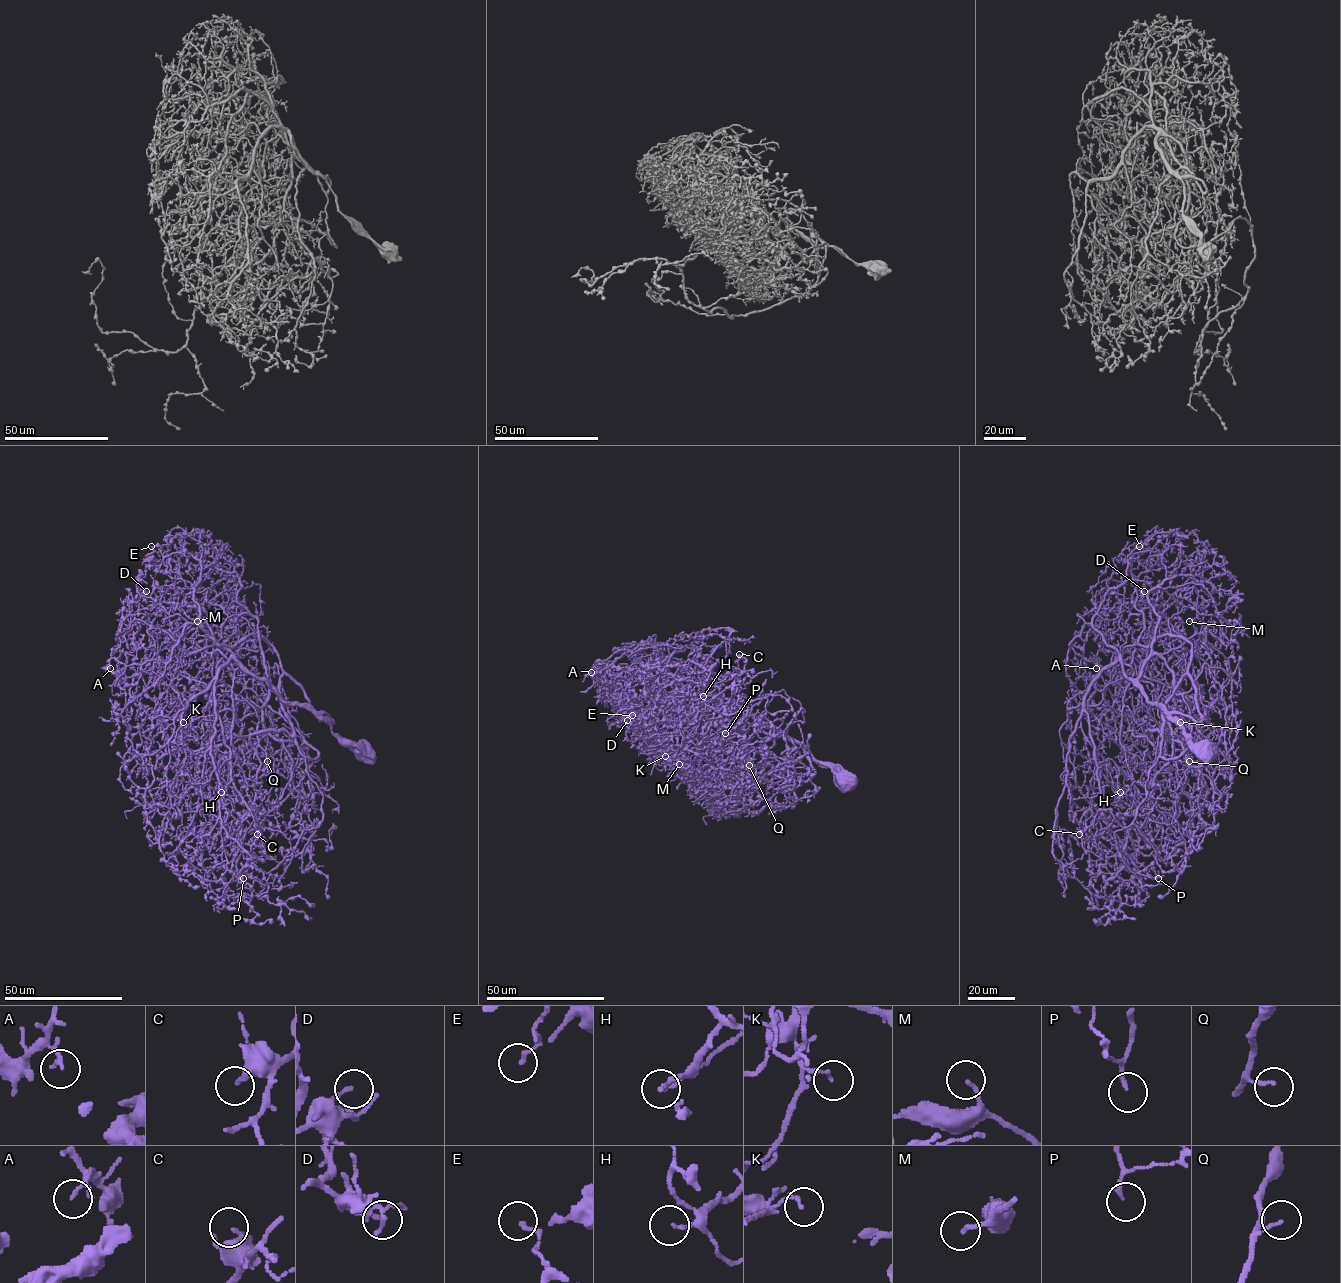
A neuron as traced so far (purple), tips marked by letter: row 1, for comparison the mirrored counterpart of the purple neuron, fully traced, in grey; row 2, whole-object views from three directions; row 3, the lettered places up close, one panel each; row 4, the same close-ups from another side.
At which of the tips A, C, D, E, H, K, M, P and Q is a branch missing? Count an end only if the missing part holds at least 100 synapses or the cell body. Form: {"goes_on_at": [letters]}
{"goes_on_at": ["P"]}

